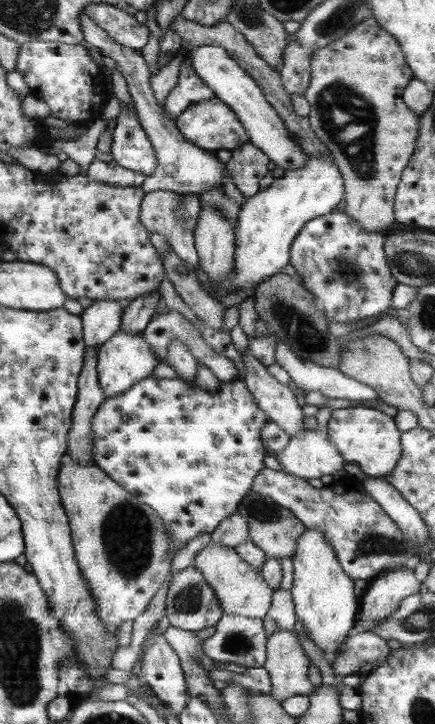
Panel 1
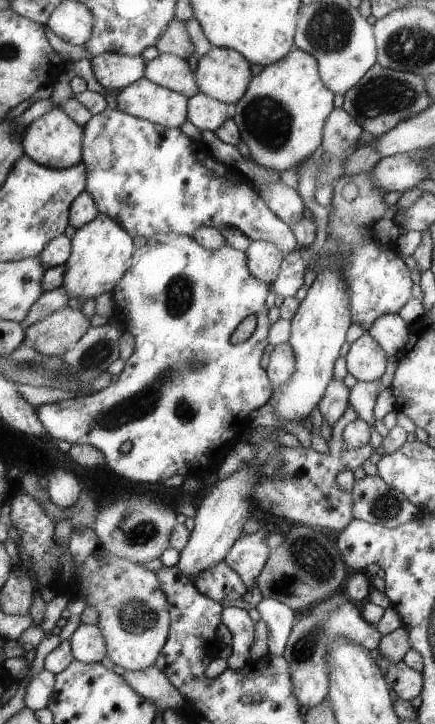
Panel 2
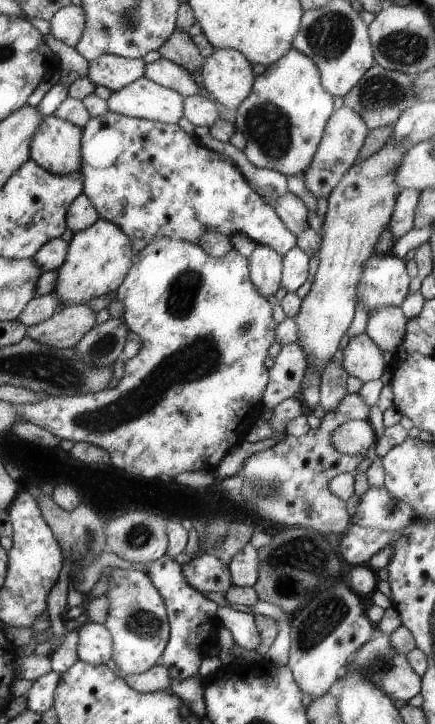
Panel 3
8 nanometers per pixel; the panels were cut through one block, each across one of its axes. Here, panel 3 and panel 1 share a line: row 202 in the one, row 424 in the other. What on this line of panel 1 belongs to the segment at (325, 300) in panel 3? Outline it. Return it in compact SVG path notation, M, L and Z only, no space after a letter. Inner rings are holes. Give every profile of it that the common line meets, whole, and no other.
M363 405L331 410L326 432L331 443L341 453L342 459L347 463L357 464L367 477L383 478L389 475L402 452L402 448L399 448L399 432L393 420L382 411Z

